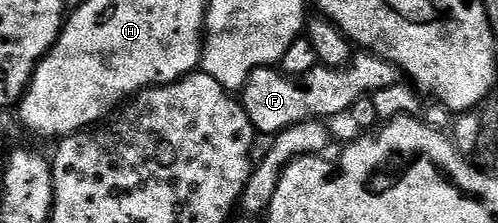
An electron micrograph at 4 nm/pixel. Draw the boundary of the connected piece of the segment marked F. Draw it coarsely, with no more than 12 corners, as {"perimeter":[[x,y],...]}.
{"perimeter":[[372,52],[289,77],[258,69],[240,100],[259,134],[349,114],[402,70]]}

